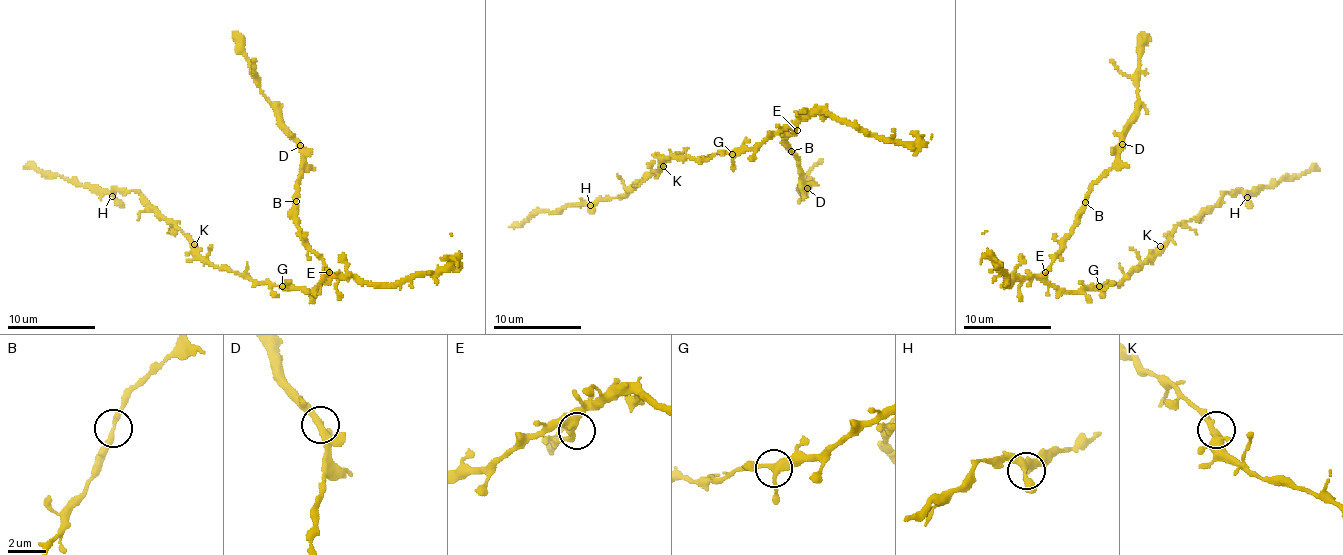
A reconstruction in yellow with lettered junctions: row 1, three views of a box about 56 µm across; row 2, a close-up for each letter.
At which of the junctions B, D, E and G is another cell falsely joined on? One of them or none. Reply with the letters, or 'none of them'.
none of them

